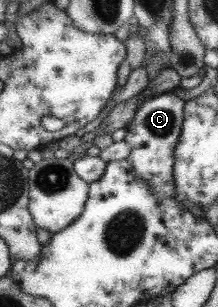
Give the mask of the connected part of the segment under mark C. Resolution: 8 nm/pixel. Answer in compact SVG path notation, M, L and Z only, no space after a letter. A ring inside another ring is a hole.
M174 90L163 92L143 100L125 127L123 141L130 148L126 160L135 174L149 184L151 192L159 200L173 195L173 149L180 135L183 108L184 101L175 95Z

